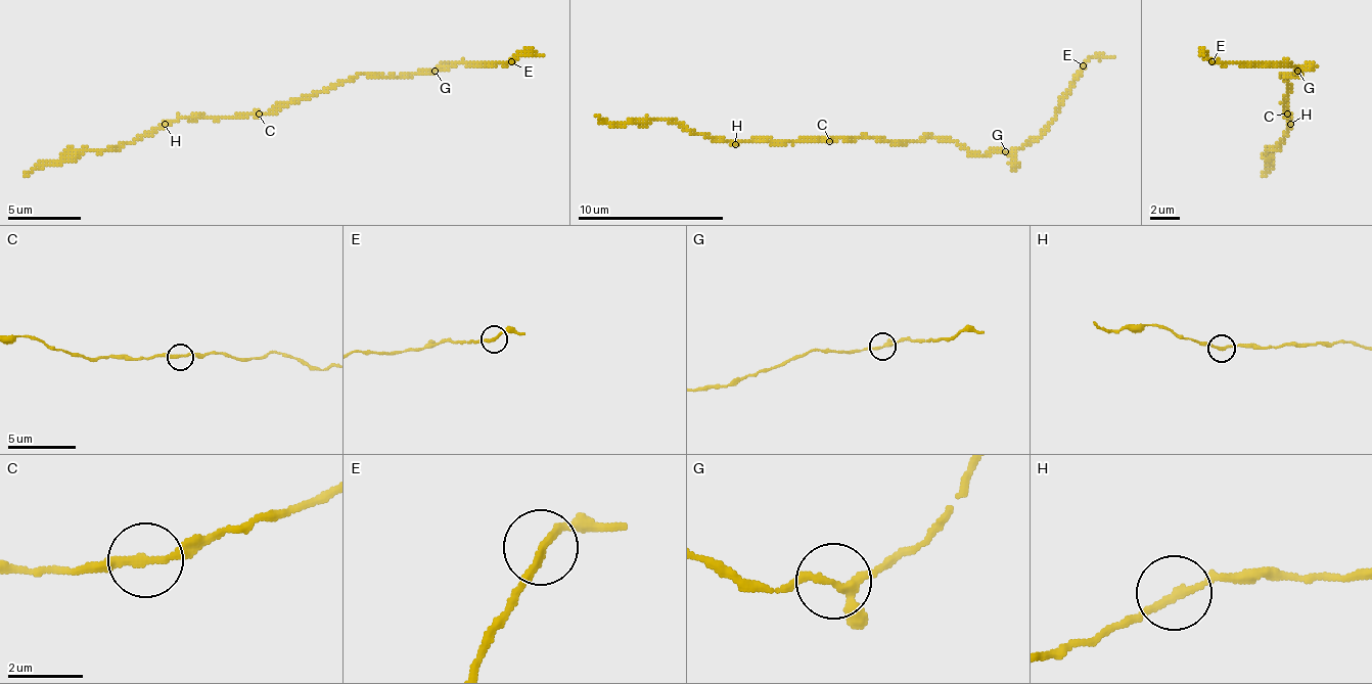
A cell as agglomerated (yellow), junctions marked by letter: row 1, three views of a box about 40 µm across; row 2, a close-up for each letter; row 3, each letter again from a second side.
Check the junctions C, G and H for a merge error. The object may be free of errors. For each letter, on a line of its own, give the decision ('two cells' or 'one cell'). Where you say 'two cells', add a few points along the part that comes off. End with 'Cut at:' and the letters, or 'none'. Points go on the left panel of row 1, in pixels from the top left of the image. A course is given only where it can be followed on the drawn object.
C: one cell
G: one cell
H: one cell
Cut at: none

